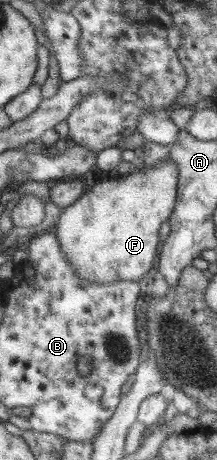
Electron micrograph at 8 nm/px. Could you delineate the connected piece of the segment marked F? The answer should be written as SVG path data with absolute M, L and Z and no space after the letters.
M162 161L133 174L99 181L83 191L68 207L61 209L51 230L57 238L61 255L72 265L77 277L89 283L109 284L114 281L137 281L150 271L159 247L158 229L175 207L177 170L172 161Z

